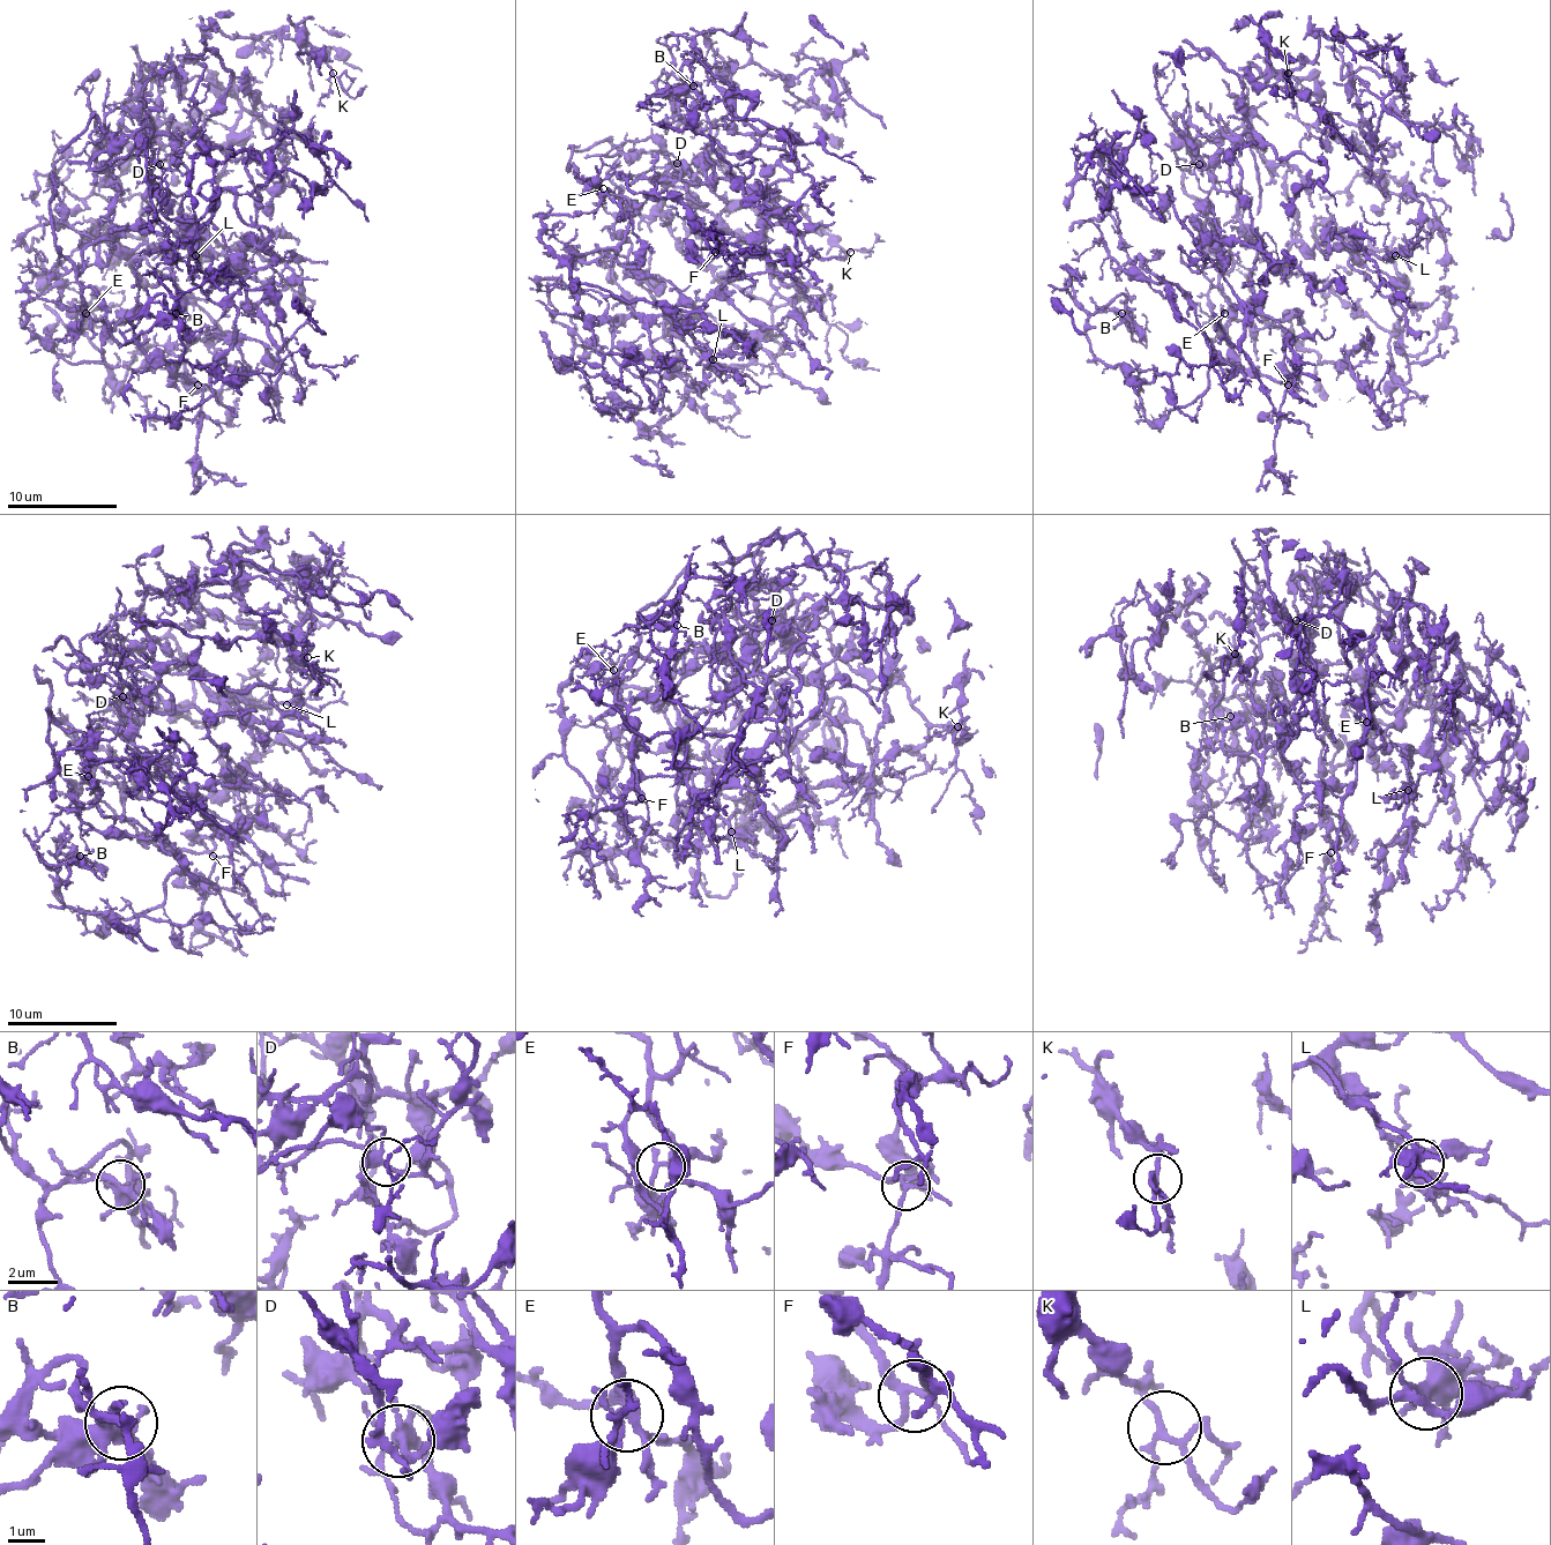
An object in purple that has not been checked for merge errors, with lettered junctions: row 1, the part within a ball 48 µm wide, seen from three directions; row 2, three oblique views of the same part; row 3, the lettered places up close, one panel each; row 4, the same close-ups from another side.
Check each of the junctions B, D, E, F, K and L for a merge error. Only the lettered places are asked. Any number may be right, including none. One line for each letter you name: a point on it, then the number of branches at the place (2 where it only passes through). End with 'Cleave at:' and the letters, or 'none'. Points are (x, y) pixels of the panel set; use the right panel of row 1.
Cleave at: none

